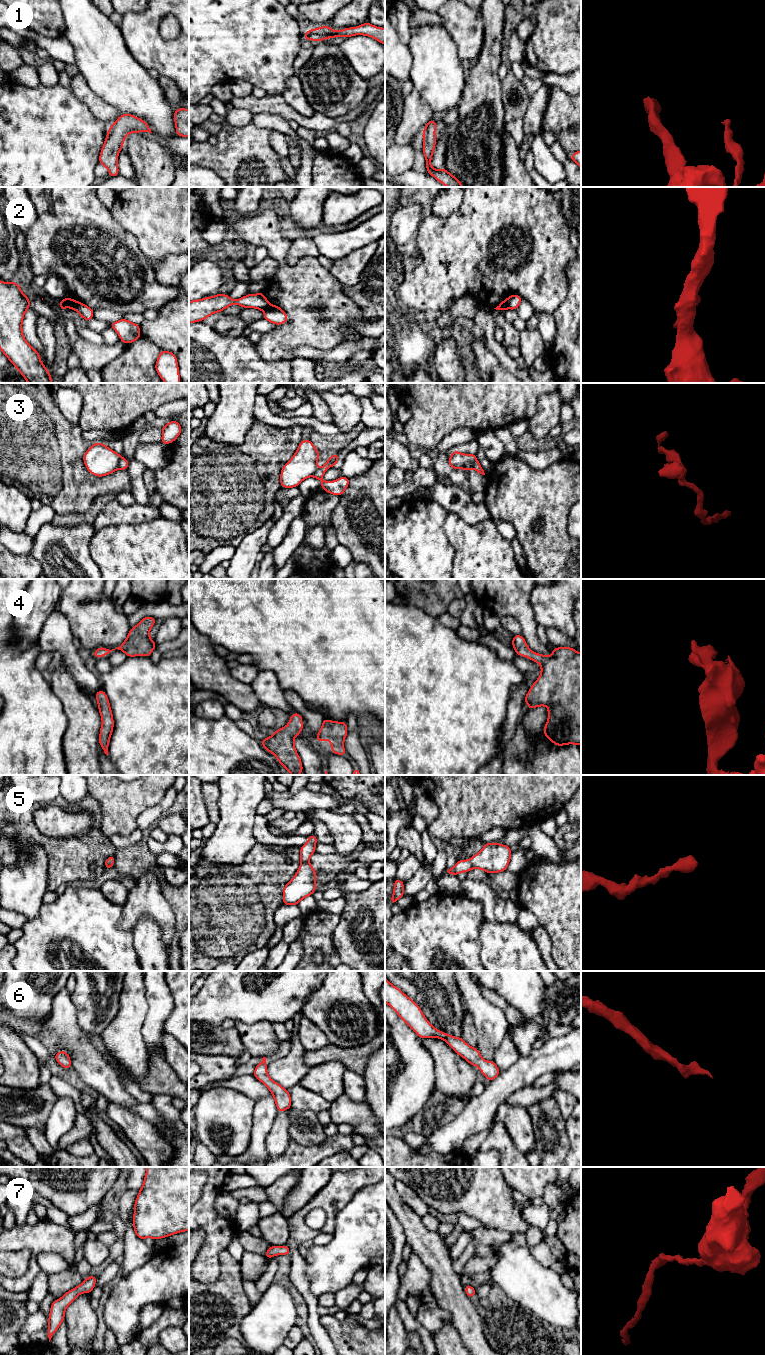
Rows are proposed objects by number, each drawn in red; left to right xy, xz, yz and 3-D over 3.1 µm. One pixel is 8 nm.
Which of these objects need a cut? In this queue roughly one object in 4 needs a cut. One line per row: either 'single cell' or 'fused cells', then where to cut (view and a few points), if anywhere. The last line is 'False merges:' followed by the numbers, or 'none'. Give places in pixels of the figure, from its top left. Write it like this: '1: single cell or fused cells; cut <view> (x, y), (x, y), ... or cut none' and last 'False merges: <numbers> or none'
1: single cell; cut none
2: fused cells; cut xy (71, 299), (72, 307)
3: fused cells; cut xy (122, 458), (117, 468)
4: single cell; cut none
5: single cell; cut none
6: single cell; cut none
7: single cell; cut none
False merges: 2, 3

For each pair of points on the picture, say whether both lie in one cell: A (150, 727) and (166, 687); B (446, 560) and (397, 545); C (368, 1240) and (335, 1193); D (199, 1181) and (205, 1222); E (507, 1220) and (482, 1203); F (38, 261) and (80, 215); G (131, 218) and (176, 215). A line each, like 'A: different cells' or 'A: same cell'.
A: same cell
B: same cell
C: different cells
D: different cells
E: same cell
F: same cell
G: same cell

